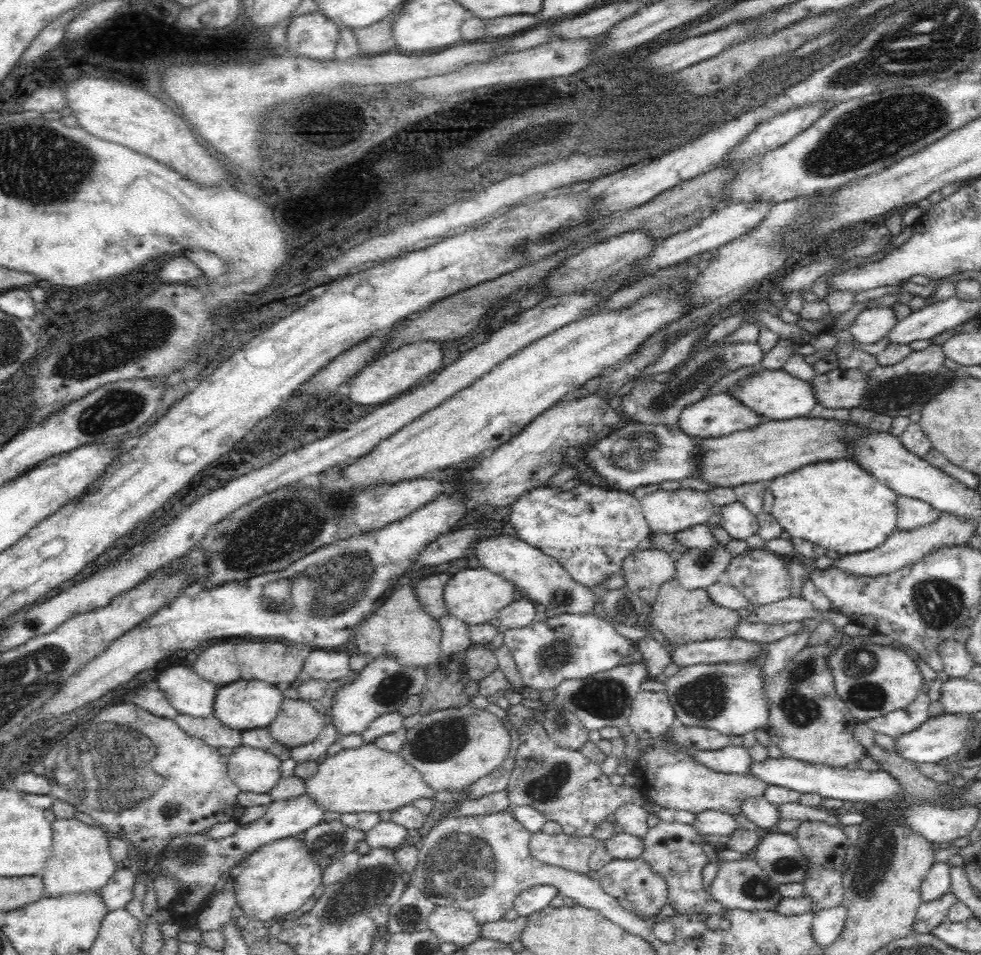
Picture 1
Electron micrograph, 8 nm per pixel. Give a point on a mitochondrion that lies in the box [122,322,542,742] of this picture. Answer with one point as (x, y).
(327, 589)

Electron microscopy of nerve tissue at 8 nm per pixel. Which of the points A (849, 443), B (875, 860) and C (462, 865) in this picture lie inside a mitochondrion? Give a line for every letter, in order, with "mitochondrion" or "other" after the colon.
A: other
B: mitochondrion
C: mitochondrion

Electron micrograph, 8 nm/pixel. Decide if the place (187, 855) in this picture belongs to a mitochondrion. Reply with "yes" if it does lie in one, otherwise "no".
yes

